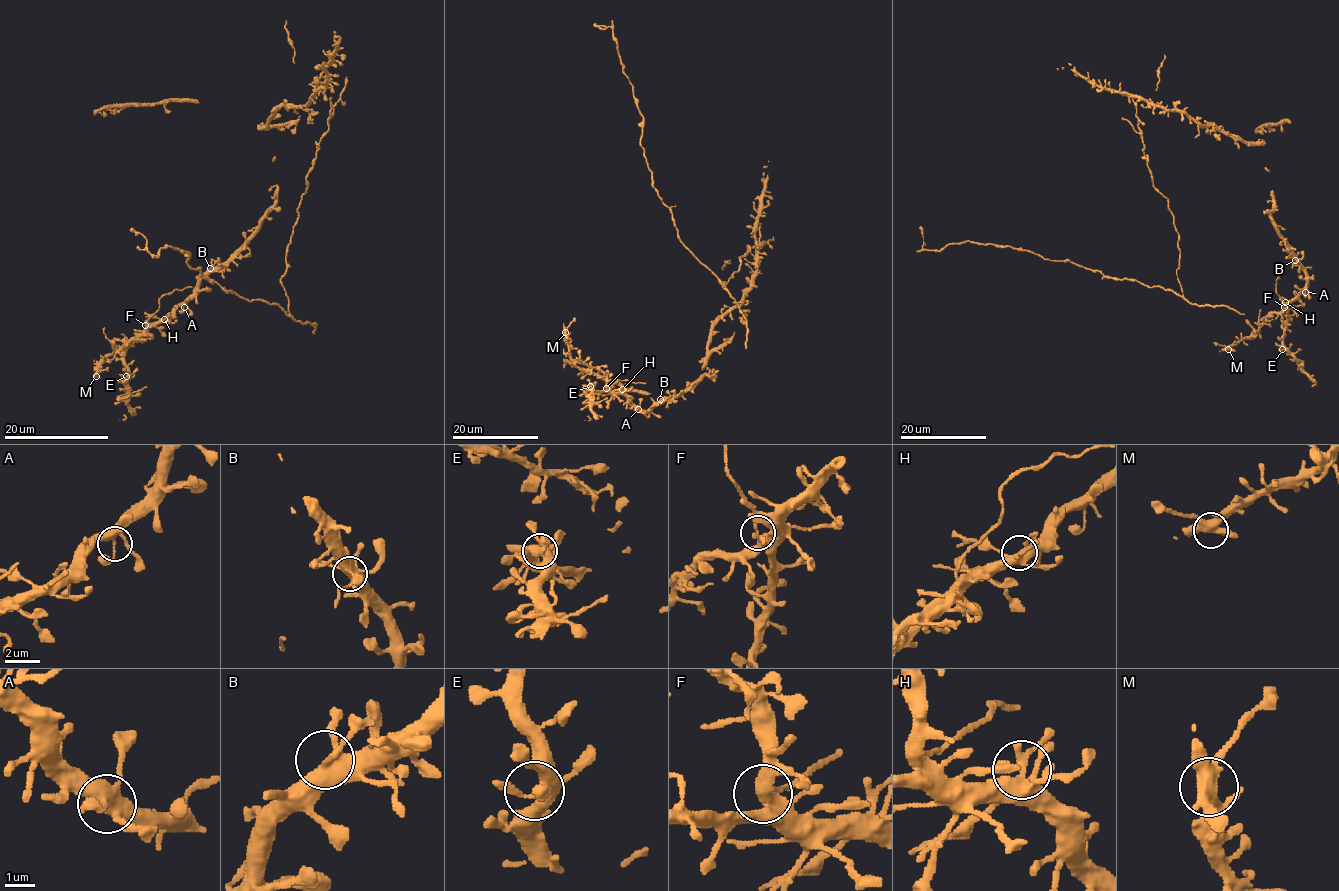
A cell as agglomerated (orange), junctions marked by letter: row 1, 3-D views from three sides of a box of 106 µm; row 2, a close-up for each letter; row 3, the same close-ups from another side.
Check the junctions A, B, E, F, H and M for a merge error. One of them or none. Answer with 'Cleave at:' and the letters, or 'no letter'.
Cleave at: F

